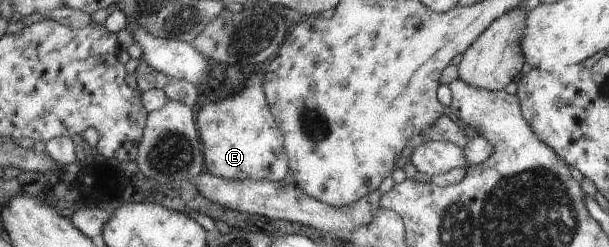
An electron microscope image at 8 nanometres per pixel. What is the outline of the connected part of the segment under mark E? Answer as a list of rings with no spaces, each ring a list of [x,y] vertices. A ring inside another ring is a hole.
[[[265,65],[246,81],[244,89],[236,95],[230,95],[222,101],[199,103],[197,106],[196,124],[202,143],[204,170],[212,176],[278,182],[290,170],[286,169],[283,133],[279,131],[263,93],[263,68]]]

